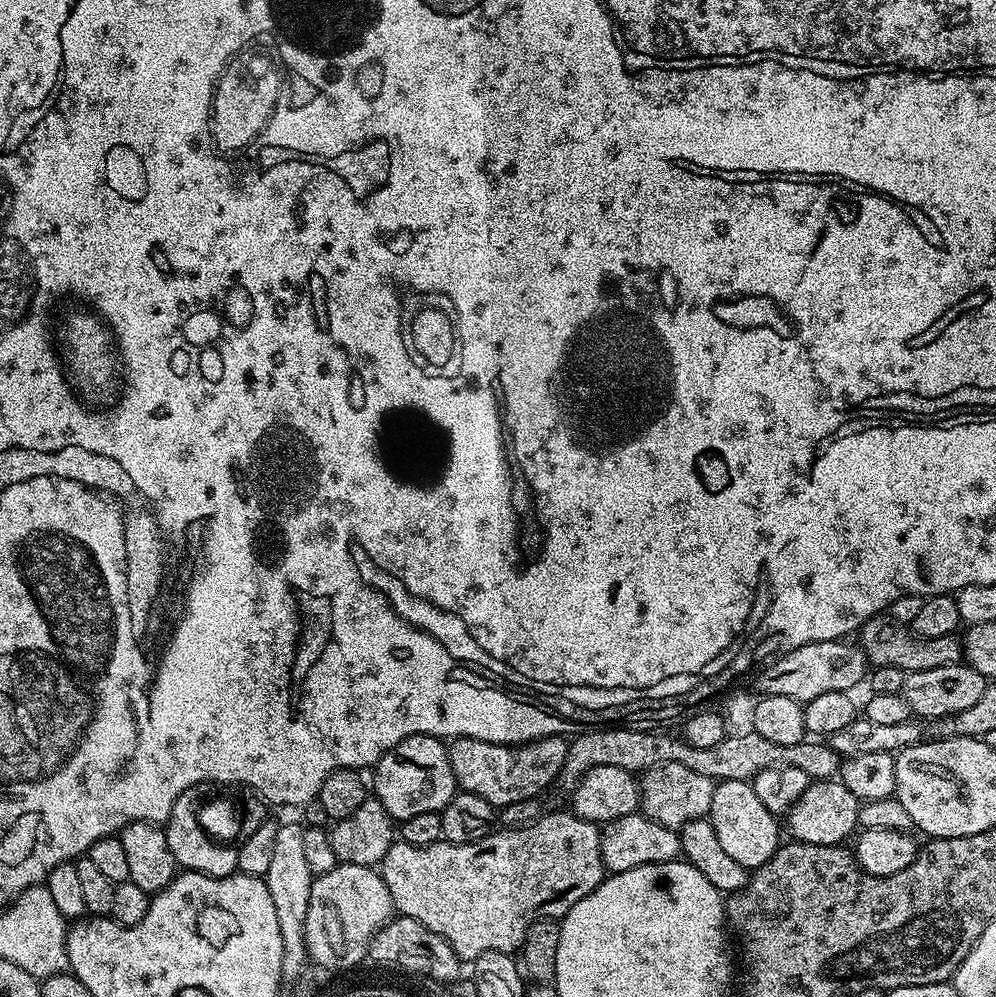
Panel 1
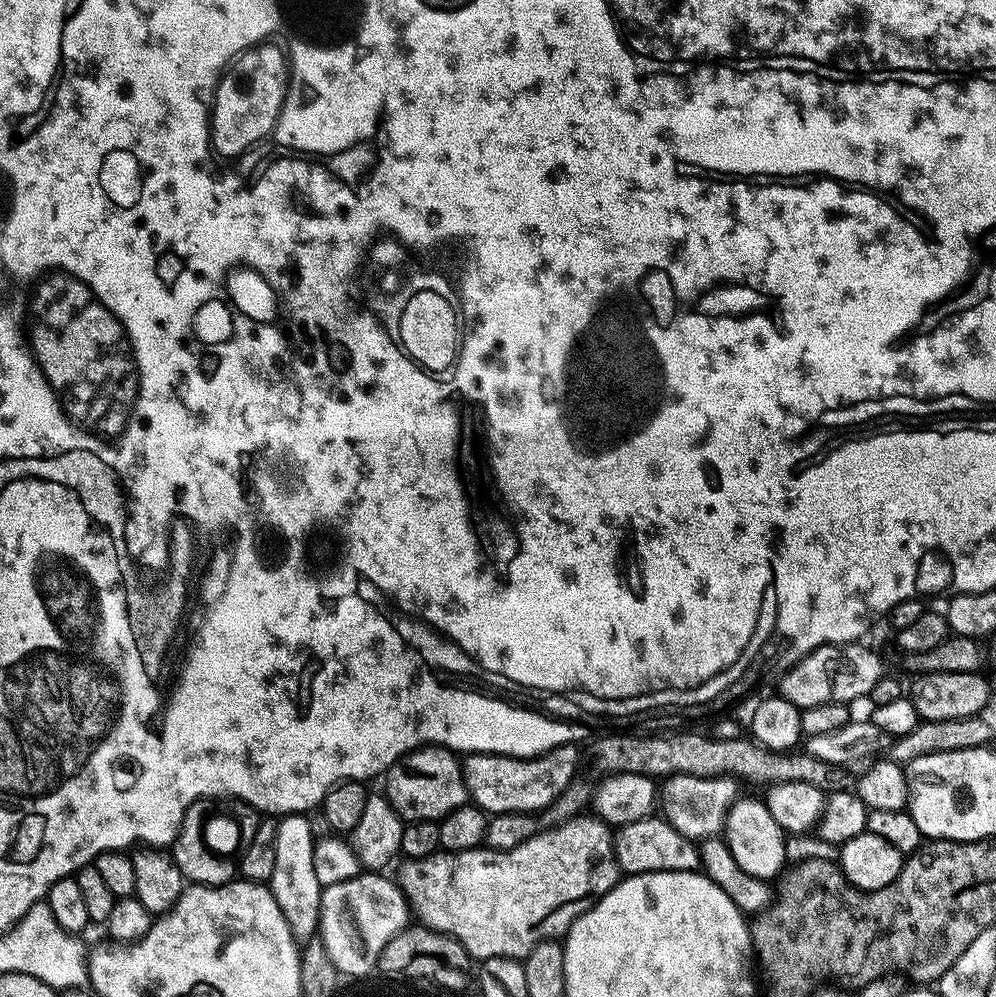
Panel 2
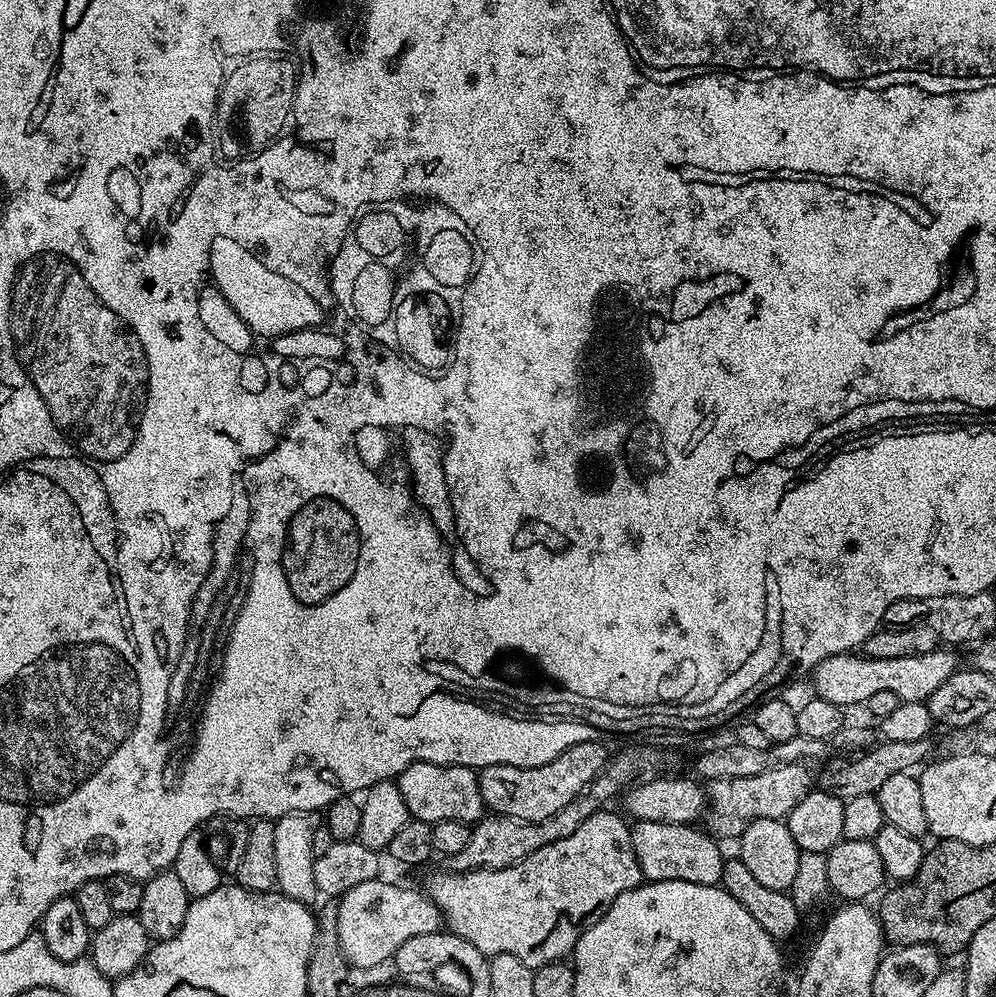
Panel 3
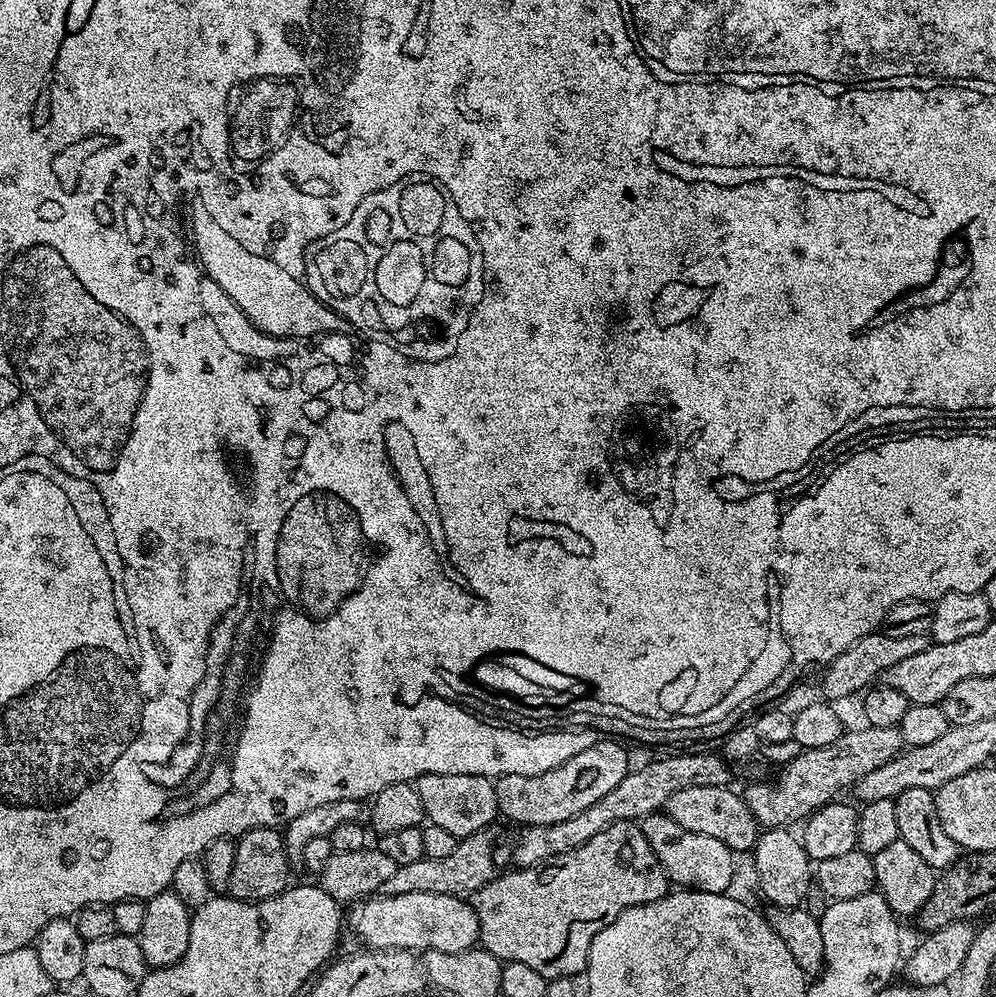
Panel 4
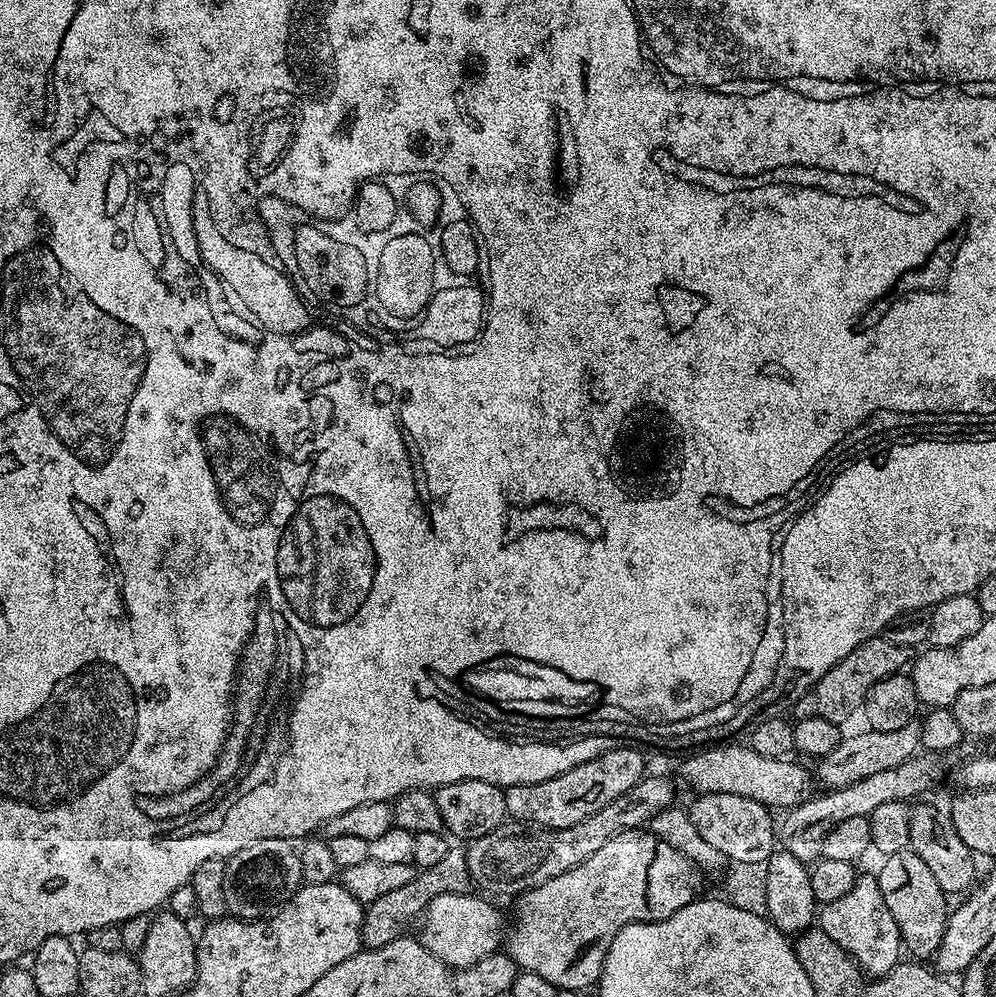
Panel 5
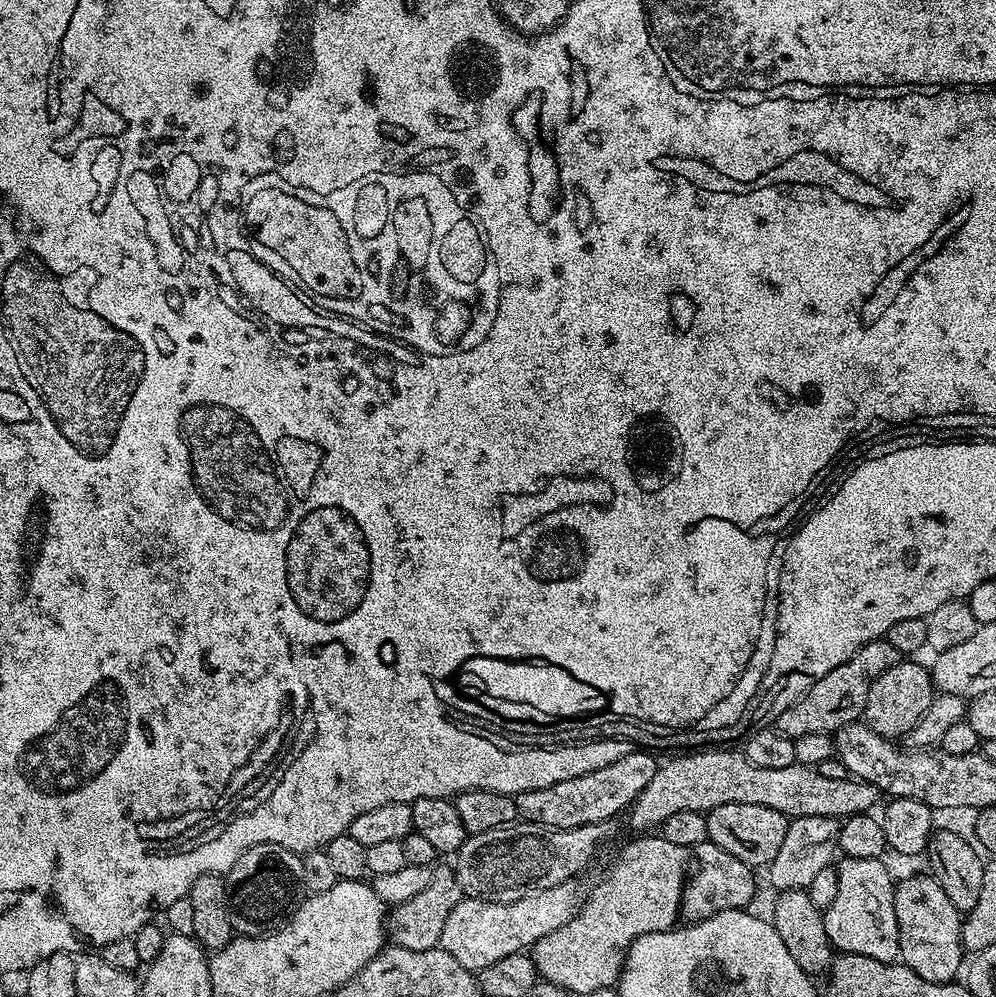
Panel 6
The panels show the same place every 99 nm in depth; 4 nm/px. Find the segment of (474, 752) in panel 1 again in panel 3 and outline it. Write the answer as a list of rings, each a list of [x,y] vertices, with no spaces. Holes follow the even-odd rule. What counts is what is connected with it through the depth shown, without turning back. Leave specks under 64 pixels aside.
[[[601,741],[578,742],[577,745],[570,746],[564,753],[558,754],[552,761],[537,768],[519,768],[518,766],[499,764],[479,769],[480,789],[485,809],[489,813],[505,815],[506,818],[512,818],[522,823],[538,824],[554,817],[567,803],[572,802],[587,789],[591,781],[604,771],[604,767],[610,759],[610,752],[607,752],[603,748],[604,746]]]

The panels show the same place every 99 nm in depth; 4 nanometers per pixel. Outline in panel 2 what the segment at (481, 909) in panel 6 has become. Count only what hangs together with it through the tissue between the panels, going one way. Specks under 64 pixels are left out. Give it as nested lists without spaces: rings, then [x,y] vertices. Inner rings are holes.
[[[364,870],[354,878],[346,878],[346,882],[334,882],[334,886],[322,889],[318,935],[341,977],[375,973],[382,950],[386,950],[386,942],[409,924],[408,899],[399,883],[395,879],[387,880],[384,874]]]

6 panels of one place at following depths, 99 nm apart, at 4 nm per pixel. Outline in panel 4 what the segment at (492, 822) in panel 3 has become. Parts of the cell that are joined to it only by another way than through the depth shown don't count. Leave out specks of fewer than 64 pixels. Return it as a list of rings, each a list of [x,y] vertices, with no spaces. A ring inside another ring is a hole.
[[[493,827],[483,828],[472,835],[463,837],[449,857],[430,859],[424,857],[417,862],[399,864],[394,874],[384,883],[383,889],[390,894],[406,892],[450,893],[468,896],[474,894],[482,885],[486,885],[497,875],[494,862],[496,834]]]

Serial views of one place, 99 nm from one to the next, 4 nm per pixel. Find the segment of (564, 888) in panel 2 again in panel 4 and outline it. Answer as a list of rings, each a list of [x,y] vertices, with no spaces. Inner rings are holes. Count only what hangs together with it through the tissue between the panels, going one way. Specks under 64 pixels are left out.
[[[619,820],[607,824],[601,832],[594,834],[586,843],[550,857],[530,868],[517,867],[516,872],[497,874],[488,884],[482,885],[471,897],[472,909],[480,923],[479,943],[490,954],[502,962],[522,962],[533,970],[538,970],[547,980],[557,980],[563,976],[576,978],[588,966],[590,942],[625,908],[633,908],[646,902],[654,902],[667,896],[670,881],[662,870],[650,842],[642,834],[639,823]]]

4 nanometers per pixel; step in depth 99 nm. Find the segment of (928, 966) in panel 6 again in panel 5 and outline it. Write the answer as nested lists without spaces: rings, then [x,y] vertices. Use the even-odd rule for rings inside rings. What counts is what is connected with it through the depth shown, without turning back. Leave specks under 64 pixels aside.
[[[911,850],[895,852],[883,857],[880,872],[875,873],[878,890],[882,890],[882,902],[890,909],[894,922],[898,922],[900,938],[905,949],[913,952],[913,957],[935,957],[938,946],[942,942],[942,934],[946,930],[946,922],[950,911],[946,893],[938,886],[938,878],[930,871],[930,866],[918,858]]]

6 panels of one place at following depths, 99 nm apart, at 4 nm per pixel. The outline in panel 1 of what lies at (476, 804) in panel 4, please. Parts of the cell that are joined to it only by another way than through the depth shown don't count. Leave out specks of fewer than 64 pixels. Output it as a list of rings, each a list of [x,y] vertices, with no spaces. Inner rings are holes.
[[[407,736],[398,746],[386,750],[371,769],[370,788],[393,821],[414,818],[414,814],[440,812],[458,789],[445,741],[438,736]]]

